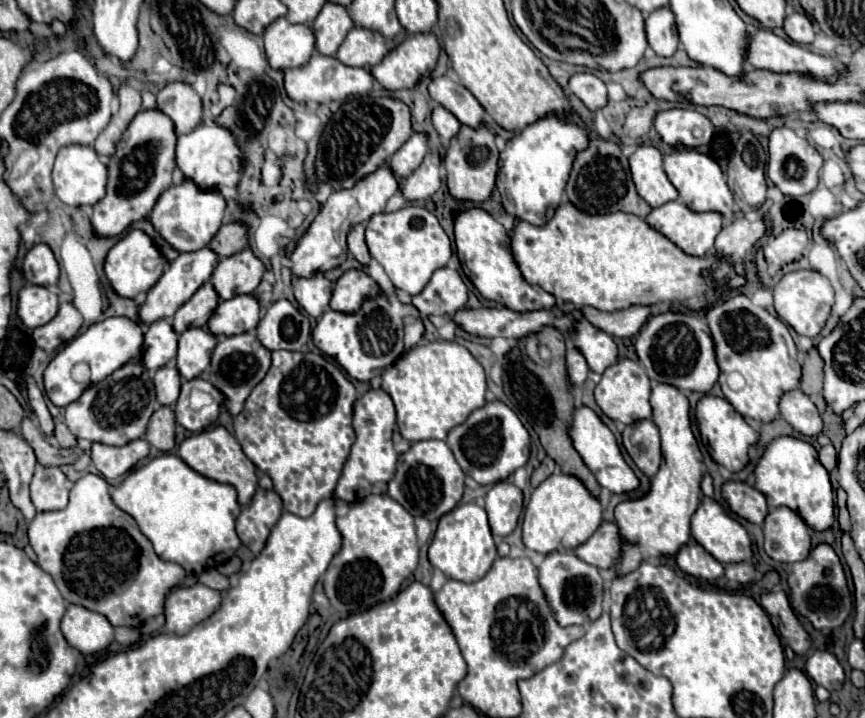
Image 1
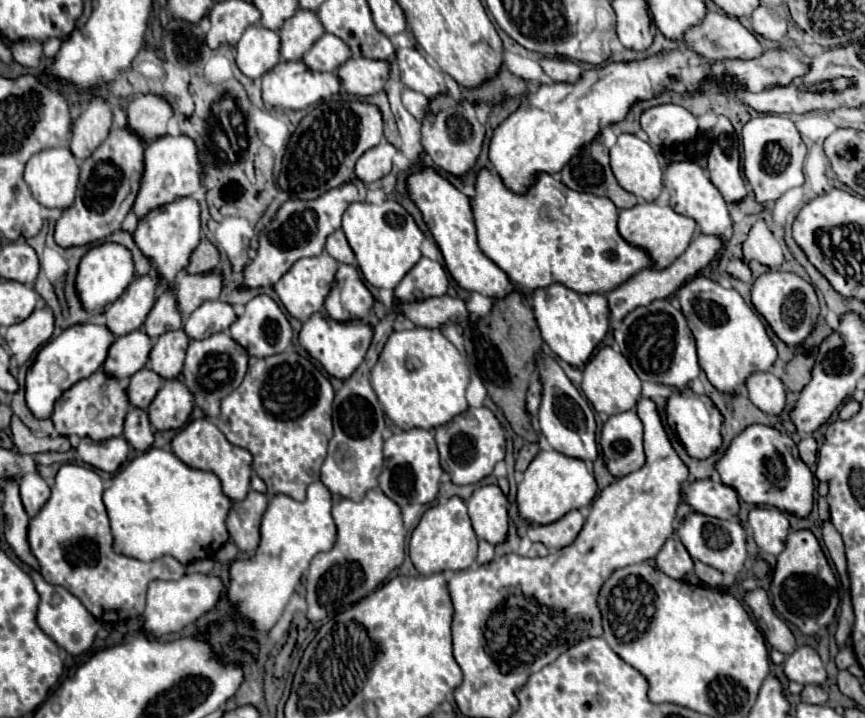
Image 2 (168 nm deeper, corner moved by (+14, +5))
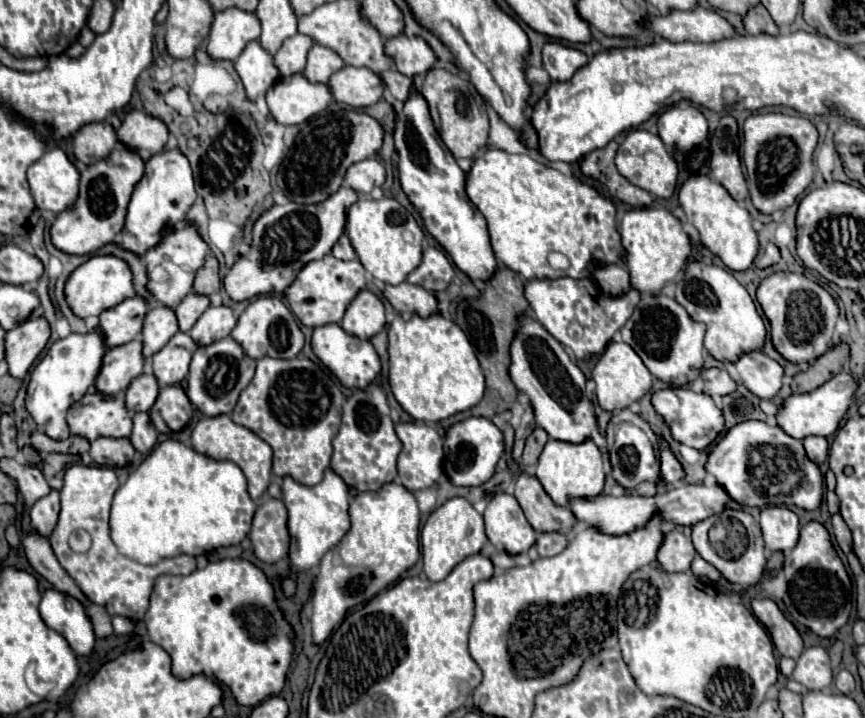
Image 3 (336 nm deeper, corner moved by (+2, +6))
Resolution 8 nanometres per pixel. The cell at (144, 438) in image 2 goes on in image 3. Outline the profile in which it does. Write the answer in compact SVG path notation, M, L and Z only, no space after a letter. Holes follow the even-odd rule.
M146 412L134 414L132 422L134 422L134 428L132 428L132 434L130 434L130 442L138 452L148 454L158 440L158 432L156 432L156 428L150 422L150 416Z

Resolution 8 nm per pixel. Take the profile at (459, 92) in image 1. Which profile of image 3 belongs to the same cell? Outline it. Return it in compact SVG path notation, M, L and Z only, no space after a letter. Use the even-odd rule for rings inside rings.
M398 34L394 38L388 38L384 44L384 52L394 60L396 70L410 78L426 74L428 68L432 68L436 62L430 46L418 36L408 38L406 34Z

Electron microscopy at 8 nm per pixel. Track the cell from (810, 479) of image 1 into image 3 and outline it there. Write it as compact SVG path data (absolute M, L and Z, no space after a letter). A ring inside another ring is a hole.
M746 420L732 426L710 450L704 468L742 506L794 504L804 510L816 510L822 502L822 474L808 460L802 442L782 432L782 428L760 420Z

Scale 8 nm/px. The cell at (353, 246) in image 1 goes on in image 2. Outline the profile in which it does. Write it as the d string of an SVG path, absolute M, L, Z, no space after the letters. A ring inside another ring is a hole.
M342 229L334 231L334 233L328 237L328 241L326 241L326 251L328 251L336 261L342 261L342 263L348 263L348 265L352 265L352 263L356 261L356 259L354 259L354 251L350 249L348 239L346 239L346 235L344 235Z

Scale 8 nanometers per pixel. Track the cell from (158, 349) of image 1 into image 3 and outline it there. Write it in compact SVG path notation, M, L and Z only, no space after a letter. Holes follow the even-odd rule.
M132 340L118 348L110 348L104 354L94 388L104 398L116 398L128 388L130 380L142 374L142 368L144 356L140 340Z

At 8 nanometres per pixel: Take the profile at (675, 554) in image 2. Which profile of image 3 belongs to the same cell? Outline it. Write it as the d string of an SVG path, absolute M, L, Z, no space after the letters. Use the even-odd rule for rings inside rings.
M666 528L656 560L666 572L688 572L694 554L692 542L680 530Z

